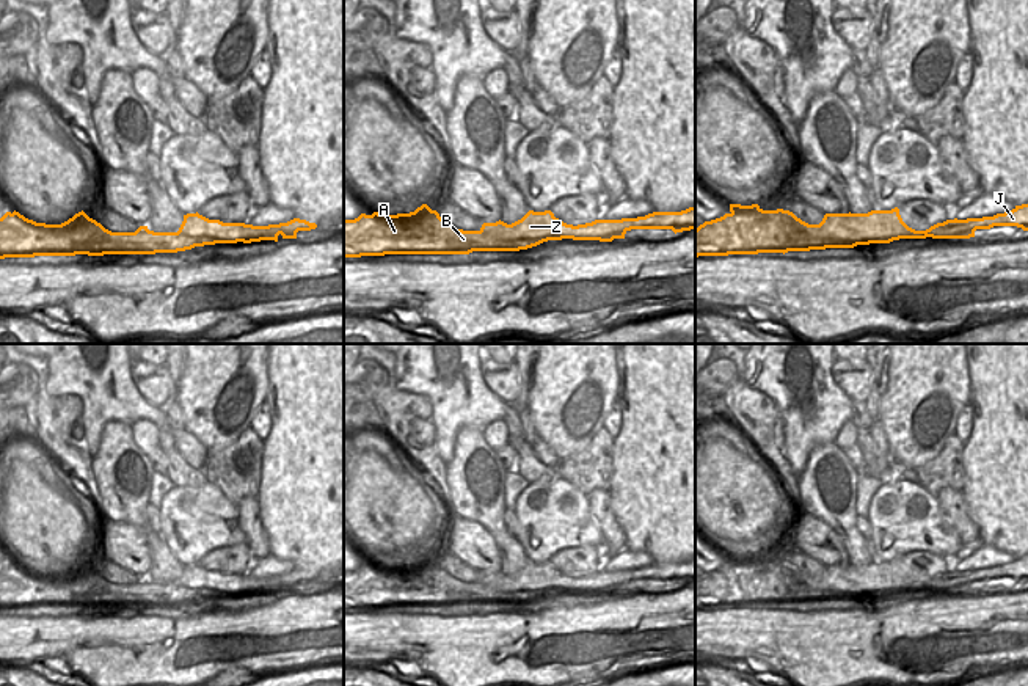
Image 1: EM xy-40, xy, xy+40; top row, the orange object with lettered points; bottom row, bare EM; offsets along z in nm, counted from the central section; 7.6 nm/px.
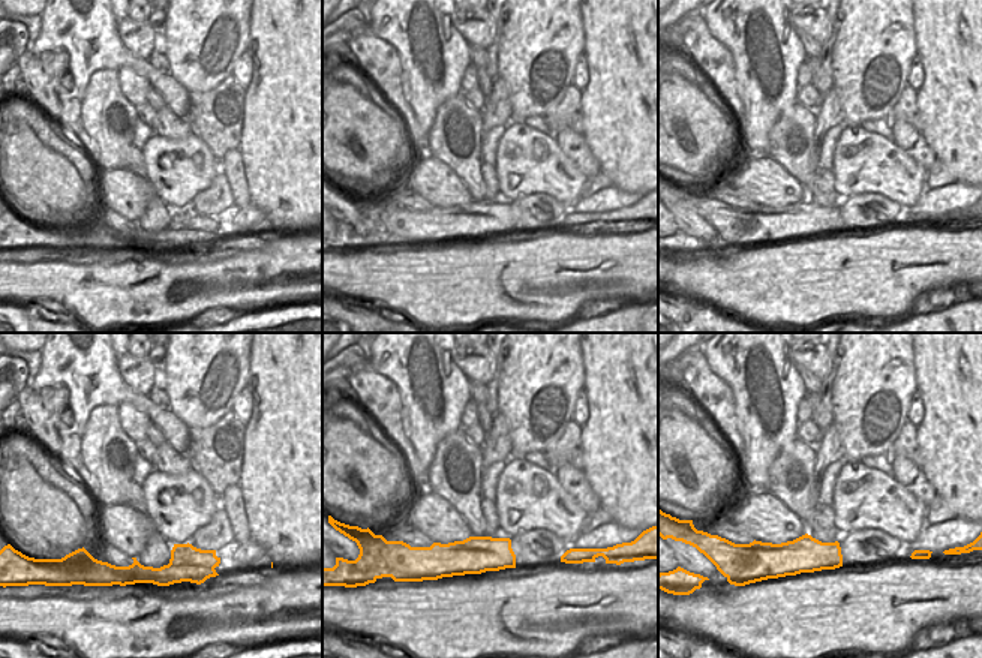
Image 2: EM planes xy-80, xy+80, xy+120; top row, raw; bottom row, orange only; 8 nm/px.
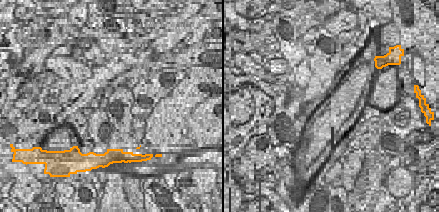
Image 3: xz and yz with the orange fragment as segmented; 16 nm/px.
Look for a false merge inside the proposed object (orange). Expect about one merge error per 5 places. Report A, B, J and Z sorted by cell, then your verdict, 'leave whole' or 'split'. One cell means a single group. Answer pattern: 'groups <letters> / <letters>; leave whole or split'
groups A B / J Z; split

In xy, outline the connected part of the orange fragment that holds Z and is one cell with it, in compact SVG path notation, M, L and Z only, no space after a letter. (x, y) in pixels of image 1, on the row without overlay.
M695 559L681 564L653 564L637 570L595 571L578 578L560 573L551 562L529 562L512 576L501 571L483 575L480 584L496 590L535 590L543 595L562 590L612 593L625 590L631 581L672 581L675 586L695 581Z

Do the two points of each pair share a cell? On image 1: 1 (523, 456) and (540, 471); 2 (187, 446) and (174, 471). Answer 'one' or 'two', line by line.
1: one
2: two

